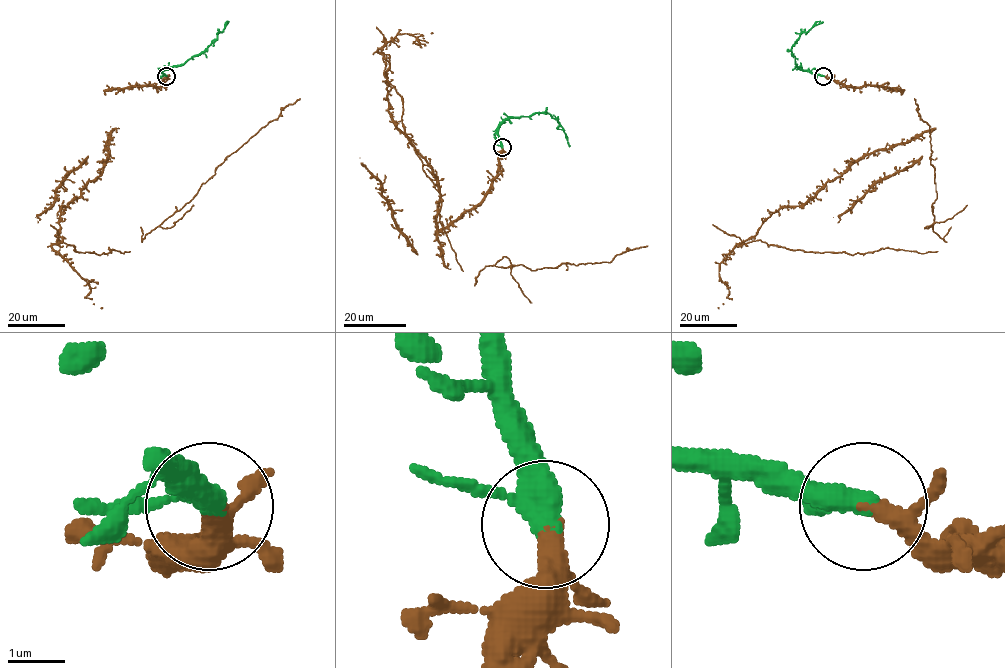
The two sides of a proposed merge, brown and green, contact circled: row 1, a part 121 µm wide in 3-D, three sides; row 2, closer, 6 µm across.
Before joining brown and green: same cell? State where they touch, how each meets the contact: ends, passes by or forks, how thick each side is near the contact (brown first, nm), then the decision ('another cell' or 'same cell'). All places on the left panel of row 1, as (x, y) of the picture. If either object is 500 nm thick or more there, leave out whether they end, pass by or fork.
(166, 76) | brown passes by | green passes by | 240/360 nm | same cell

